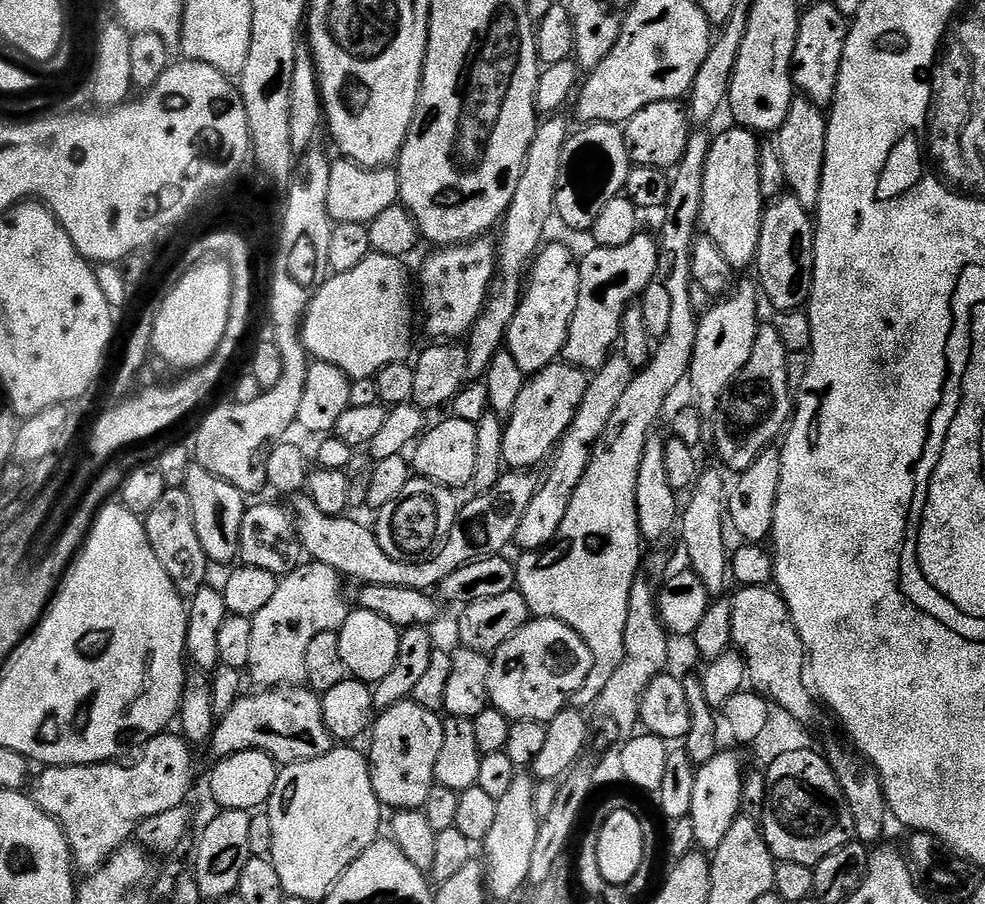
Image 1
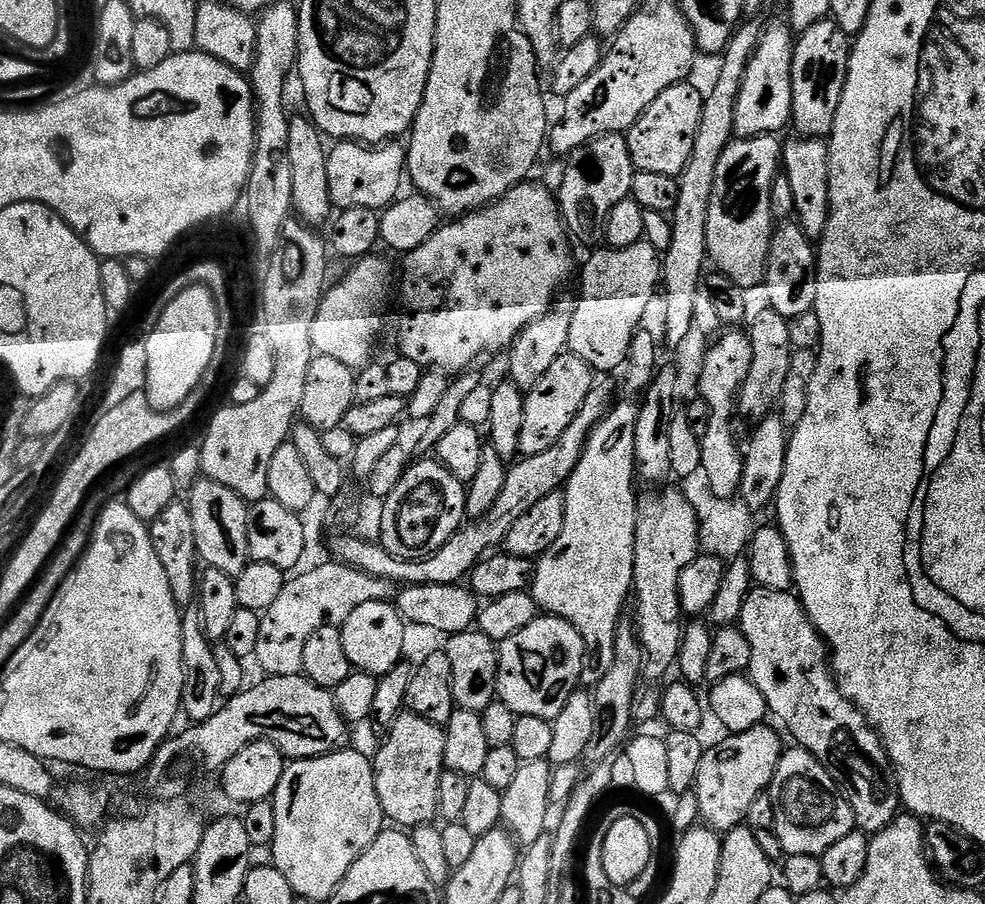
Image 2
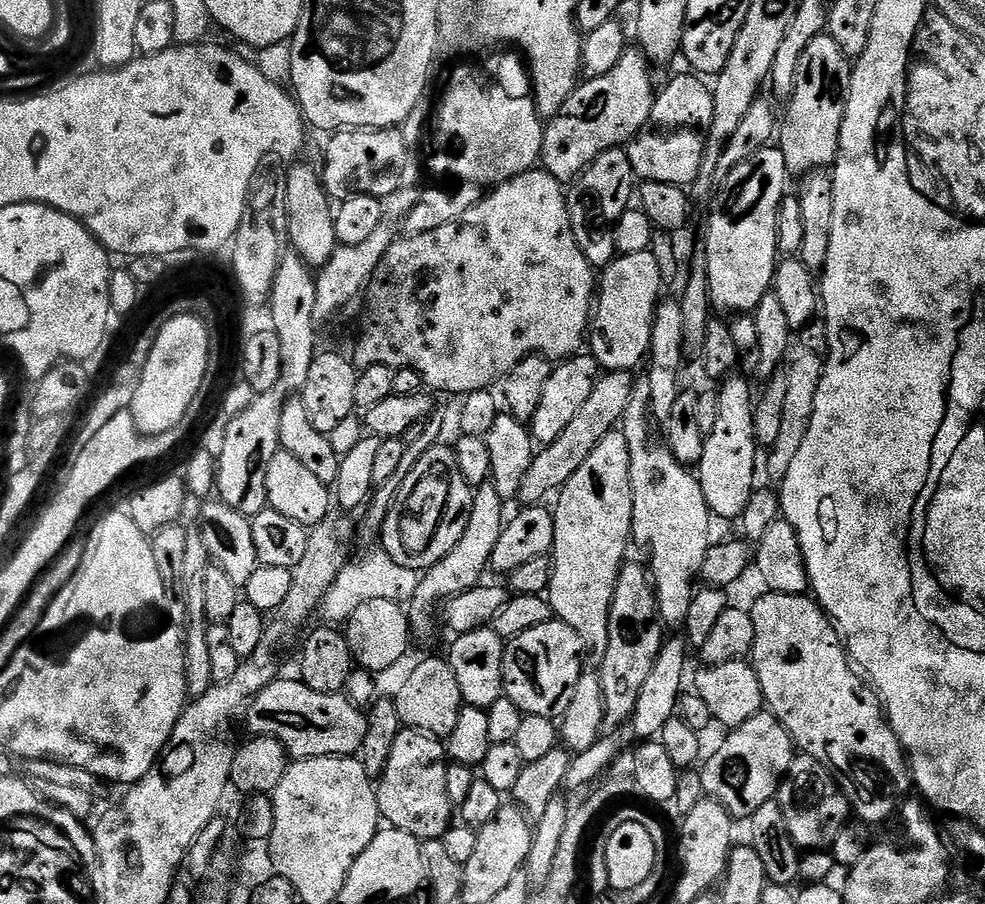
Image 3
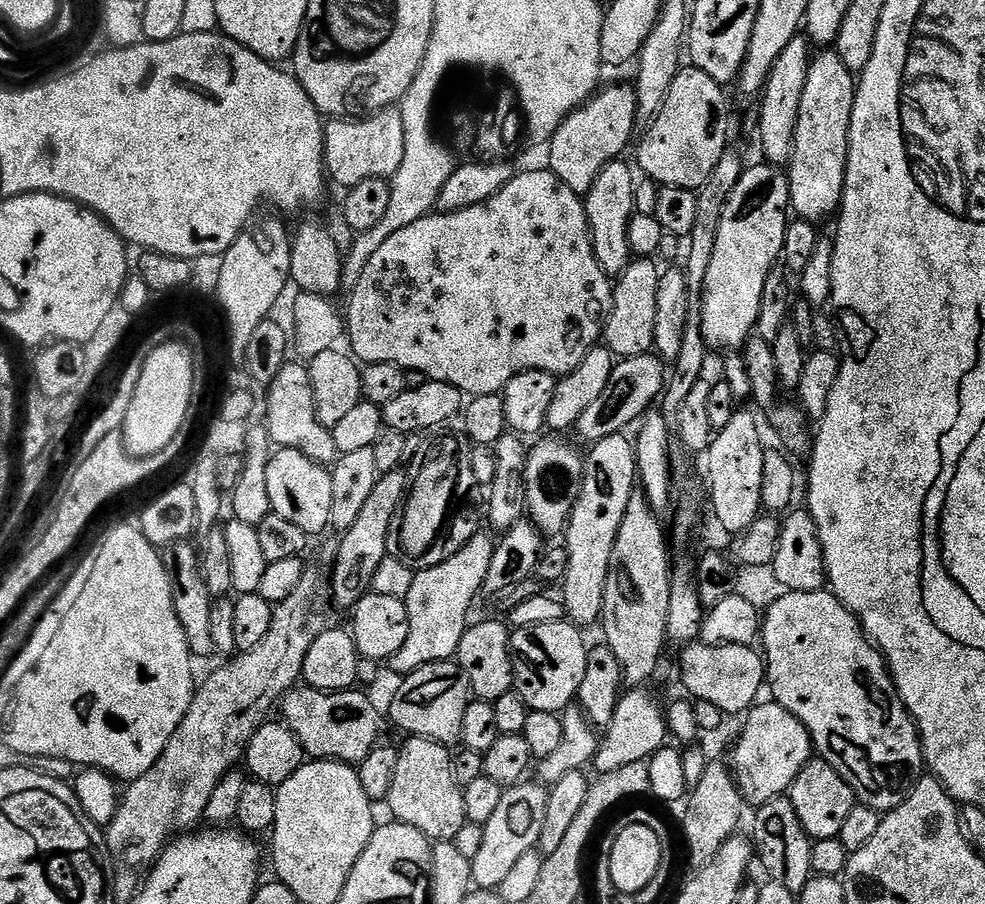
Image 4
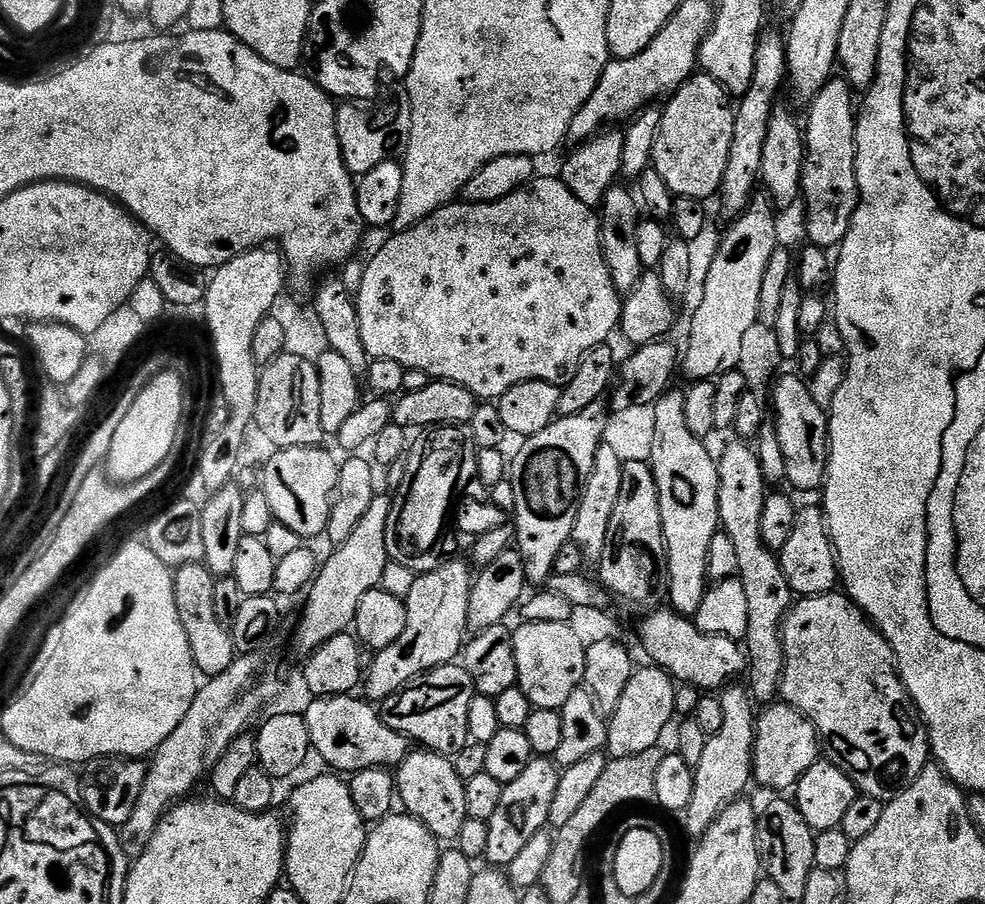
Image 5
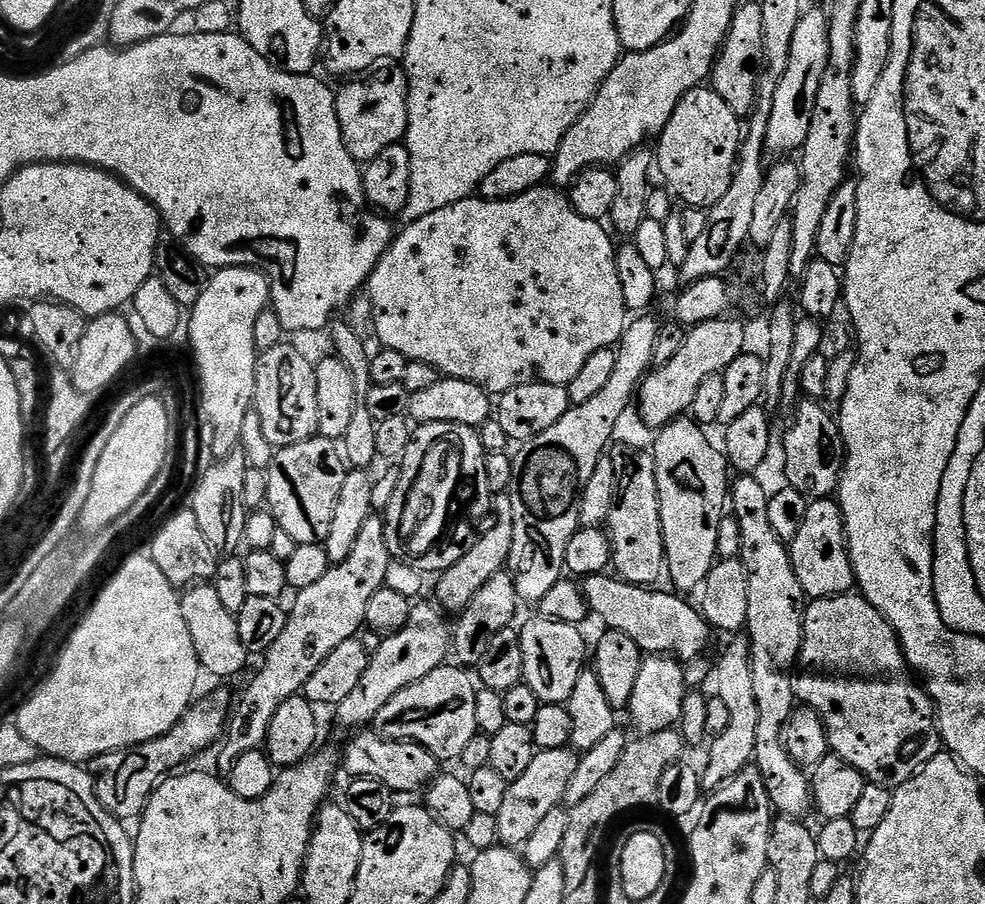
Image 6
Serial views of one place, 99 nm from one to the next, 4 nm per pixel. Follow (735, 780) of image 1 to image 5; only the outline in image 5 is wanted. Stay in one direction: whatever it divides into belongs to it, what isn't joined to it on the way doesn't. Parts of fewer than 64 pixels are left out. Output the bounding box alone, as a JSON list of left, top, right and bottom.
[752,702,822,794]

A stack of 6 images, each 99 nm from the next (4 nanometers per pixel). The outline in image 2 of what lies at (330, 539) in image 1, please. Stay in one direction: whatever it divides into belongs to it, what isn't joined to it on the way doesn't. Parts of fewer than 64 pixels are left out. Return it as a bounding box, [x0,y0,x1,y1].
[331,378,614,586]

